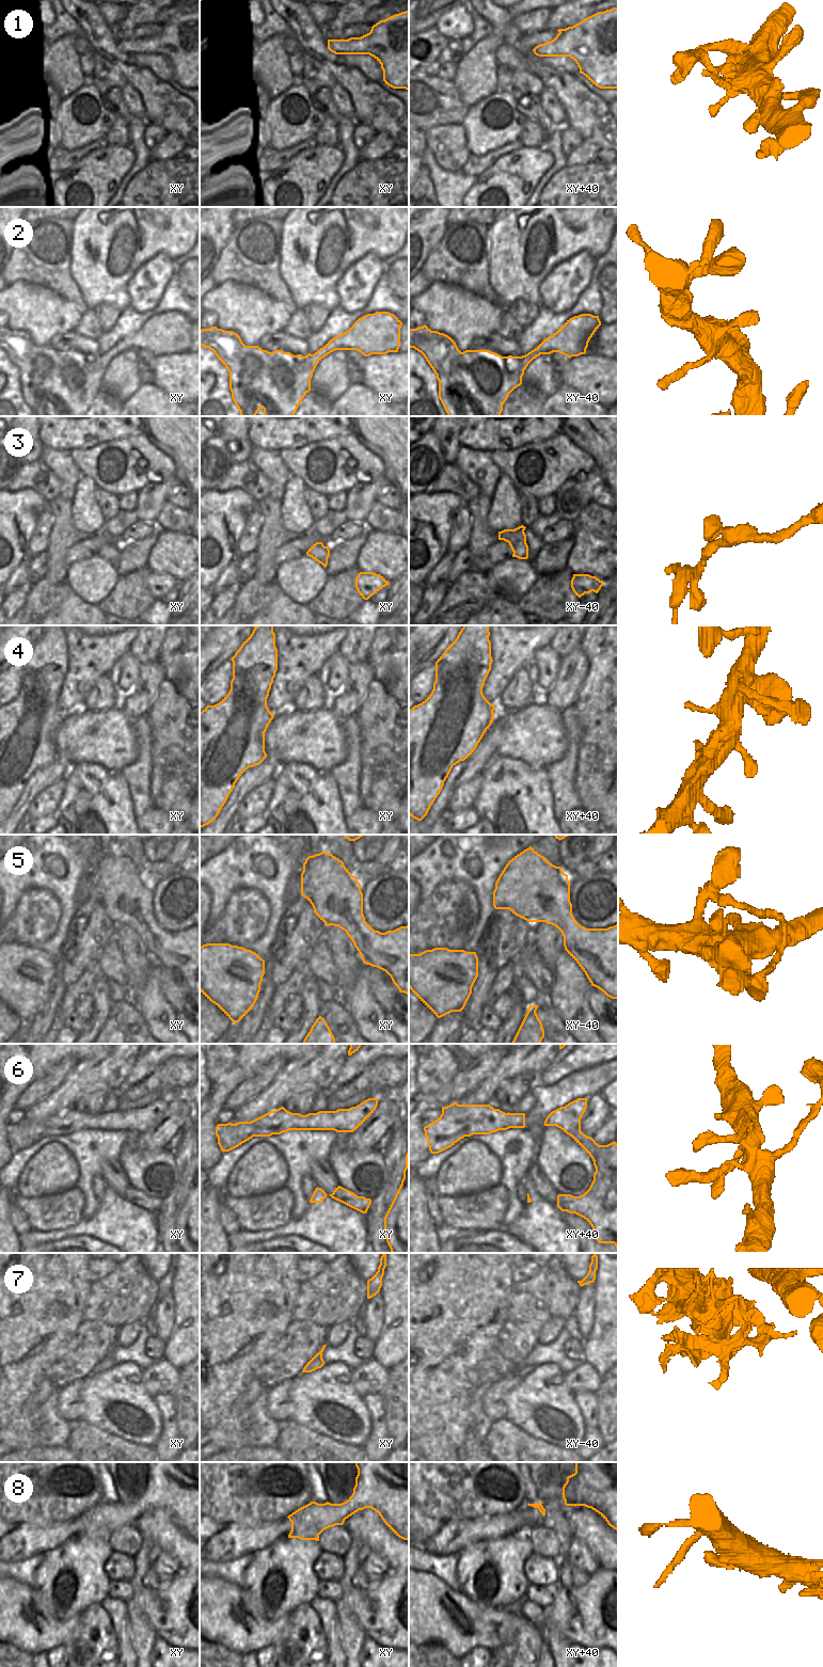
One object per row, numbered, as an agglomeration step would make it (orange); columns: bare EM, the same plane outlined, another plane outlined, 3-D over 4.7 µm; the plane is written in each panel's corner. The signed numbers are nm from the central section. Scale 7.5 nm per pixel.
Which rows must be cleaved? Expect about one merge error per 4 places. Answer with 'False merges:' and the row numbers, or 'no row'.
False merges: 7

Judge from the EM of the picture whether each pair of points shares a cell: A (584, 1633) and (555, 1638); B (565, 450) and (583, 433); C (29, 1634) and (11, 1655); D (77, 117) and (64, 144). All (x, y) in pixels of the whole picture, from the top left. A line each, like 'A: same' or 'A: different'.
A: different
B: different
C: different
D: same

